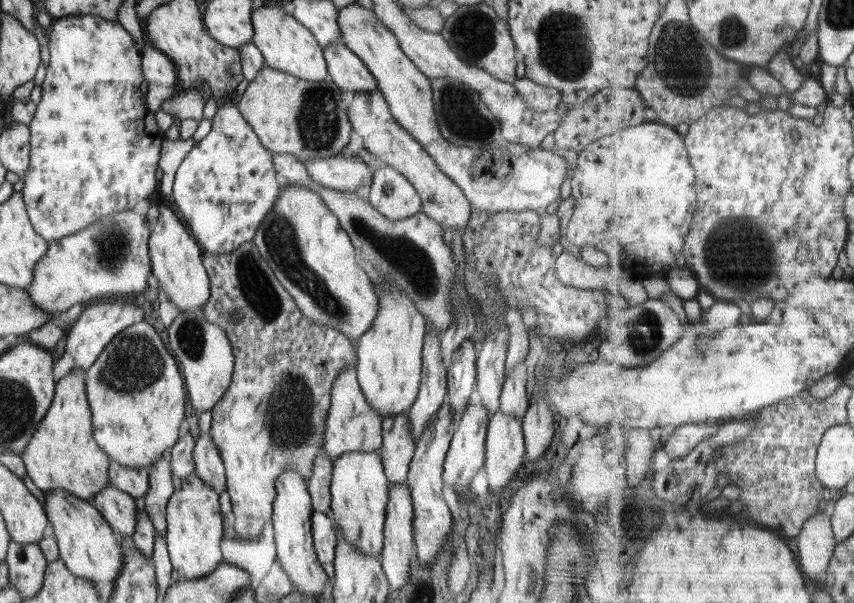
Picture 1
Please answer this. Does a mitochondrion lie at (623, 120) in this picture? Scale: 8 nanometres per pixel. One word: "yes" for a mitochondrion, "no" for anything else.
no

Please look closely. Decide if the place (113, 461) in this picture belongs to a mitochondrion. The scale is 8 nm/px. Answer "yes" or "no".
no

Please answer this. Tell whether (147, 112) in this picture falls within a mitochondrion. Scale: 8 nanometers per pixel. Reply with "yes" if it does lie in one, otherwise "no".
no

